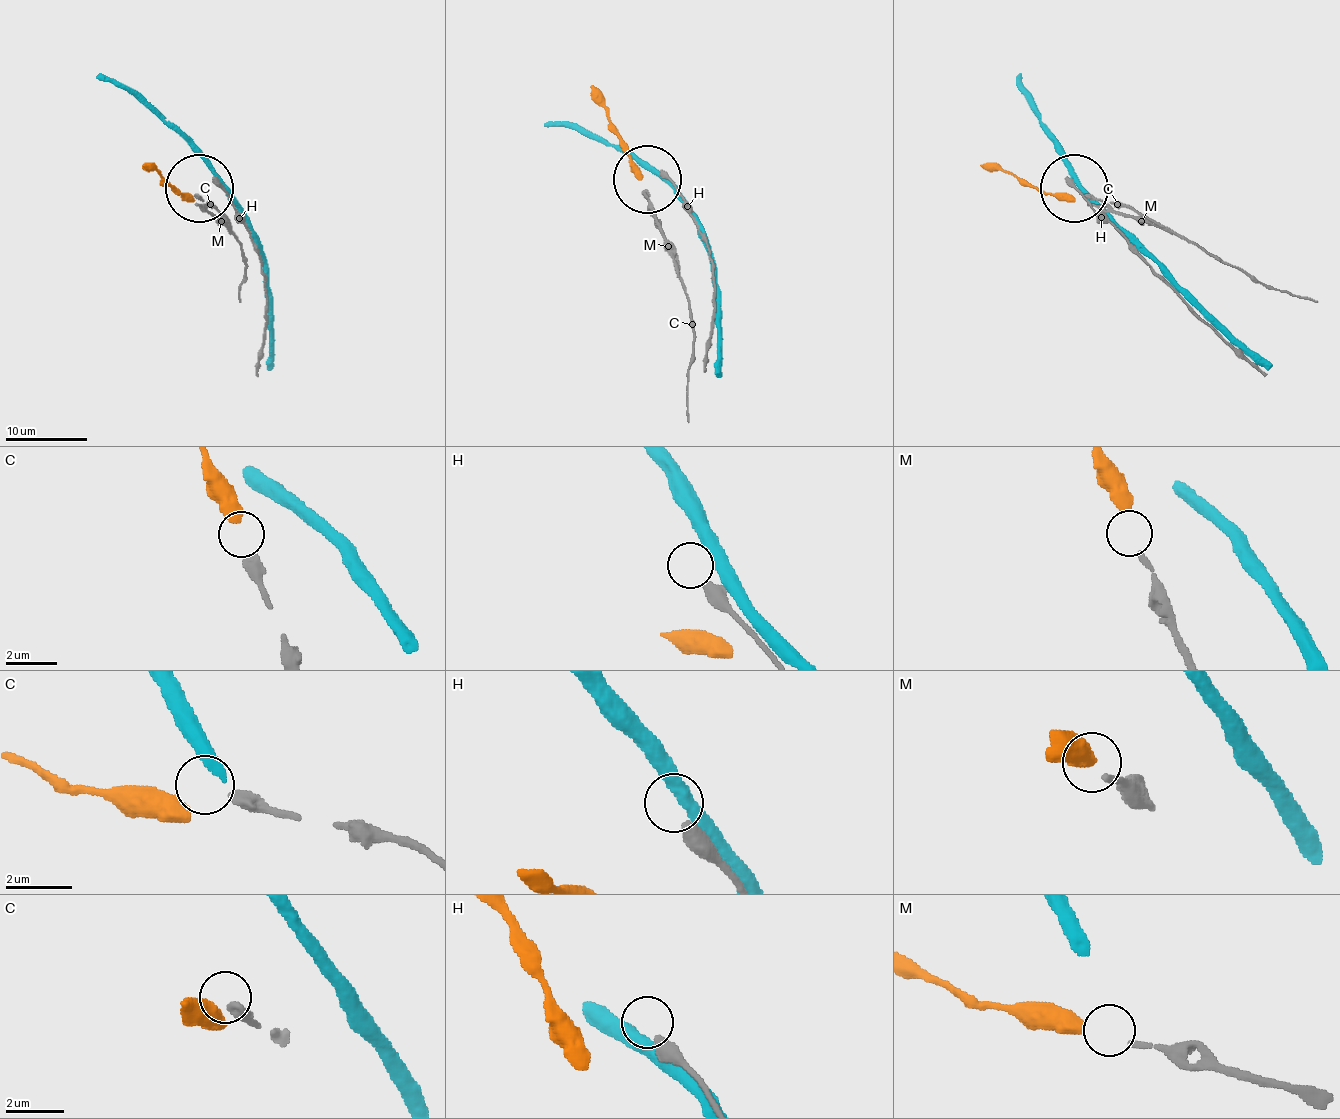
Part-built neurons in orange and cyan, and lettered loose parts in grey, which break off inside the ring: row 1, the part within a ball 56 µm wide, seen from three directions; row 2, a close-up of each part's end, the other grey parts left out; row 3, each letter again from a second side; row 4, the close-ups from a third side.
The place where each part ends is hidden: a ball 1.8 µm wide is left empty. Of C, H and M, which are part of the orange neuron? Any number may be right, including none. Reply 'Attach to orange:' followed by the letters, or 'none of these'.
Attach to orange: M

